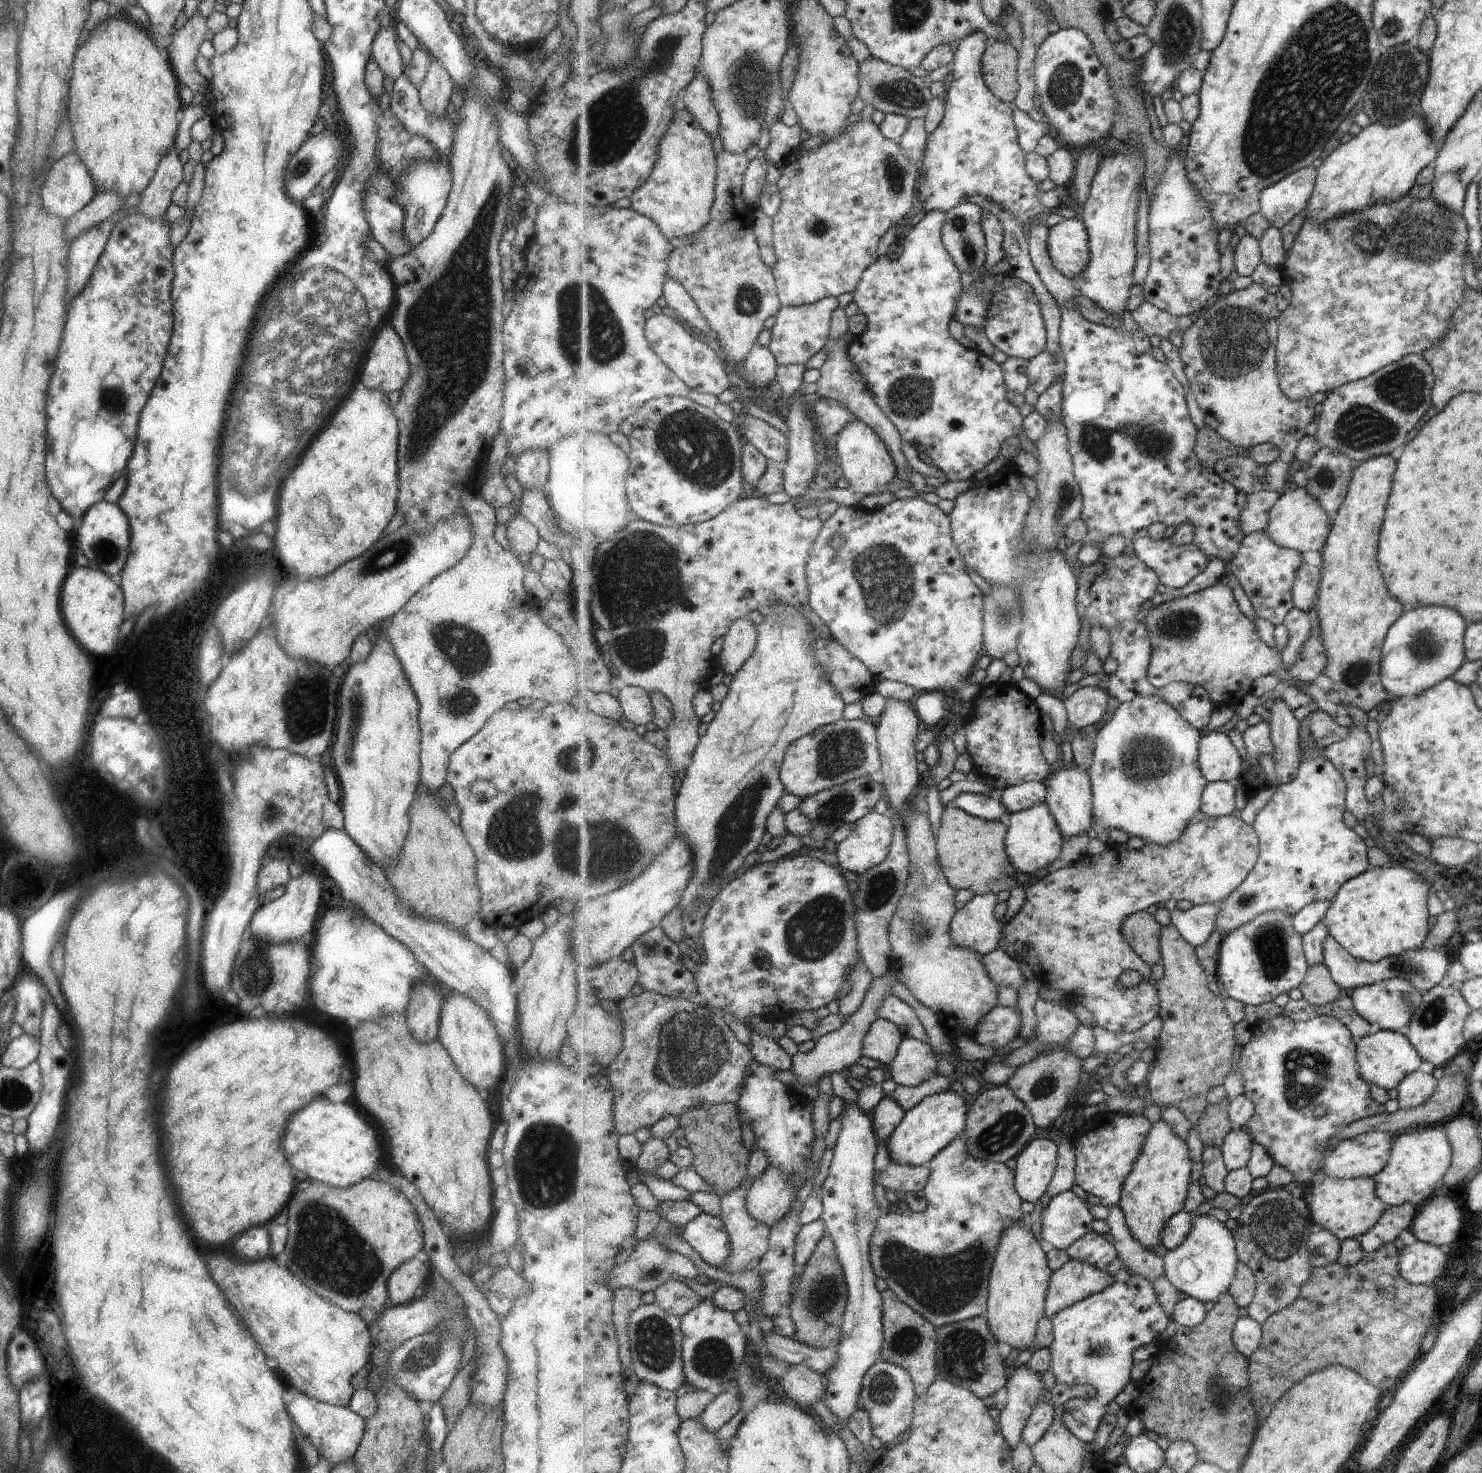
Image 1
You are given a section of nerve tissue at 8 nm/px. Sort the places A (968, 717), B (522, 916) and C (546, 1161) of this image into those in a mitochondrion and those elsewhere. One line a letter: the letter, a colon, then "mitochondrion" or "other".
A: other
B: other
C: mitochondrion

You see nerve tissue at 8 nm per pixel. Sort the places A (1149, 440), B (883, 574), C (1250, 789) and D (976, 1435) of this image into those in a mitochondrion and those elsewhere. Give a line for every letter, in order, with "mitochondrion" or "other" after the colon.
A: mitochondrion
B: mitochondrion
C: other
D: other

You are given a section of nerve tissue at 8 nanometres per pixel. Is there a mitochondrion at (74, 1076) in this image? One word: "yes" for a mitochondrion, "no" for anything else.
no

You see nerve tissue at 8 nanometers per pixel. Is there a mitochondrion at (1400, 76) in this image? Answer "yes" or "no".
yes

